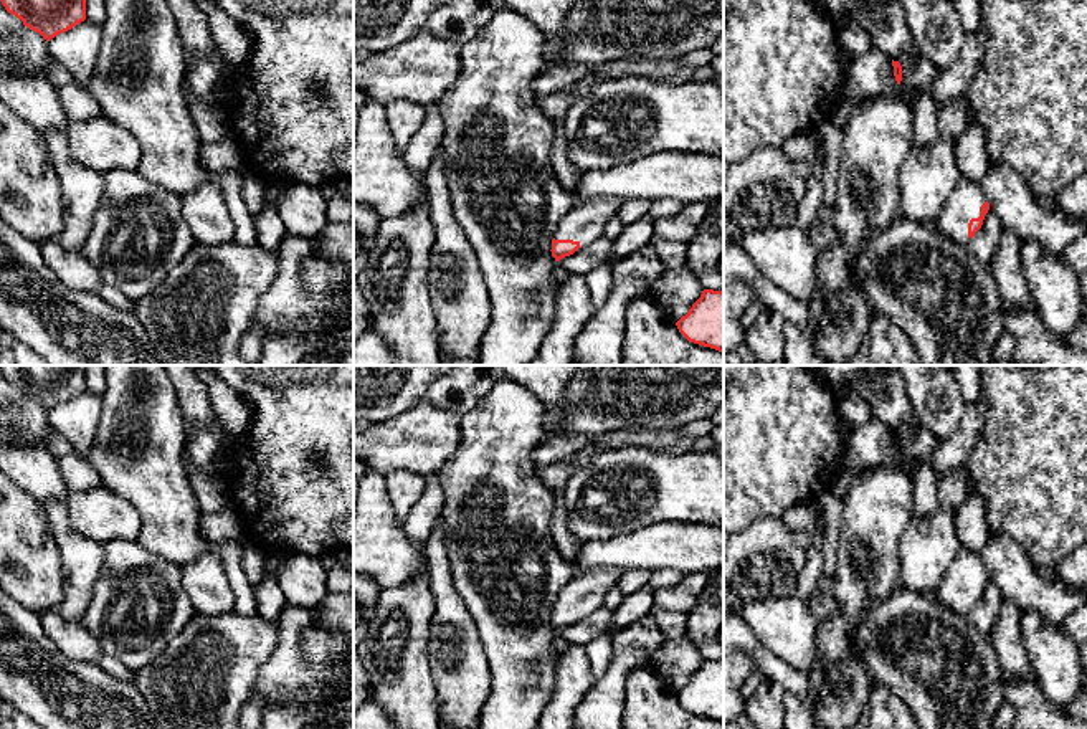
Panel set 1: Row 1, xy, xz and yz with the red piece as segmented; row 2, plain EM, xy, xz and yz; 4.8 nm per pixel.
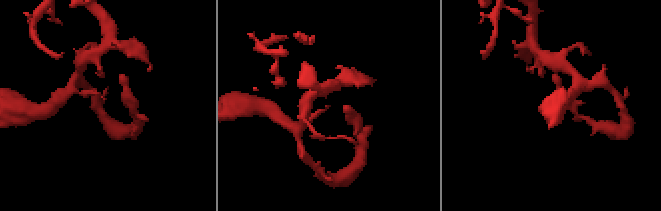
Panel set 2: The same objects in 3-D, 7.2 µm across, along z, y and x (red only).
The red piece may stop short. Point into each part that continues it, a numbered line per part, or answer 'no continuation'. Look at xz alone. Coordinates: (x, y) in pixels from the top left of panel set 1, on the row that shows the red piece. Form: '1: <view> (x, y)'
1: xz (585, 222)

